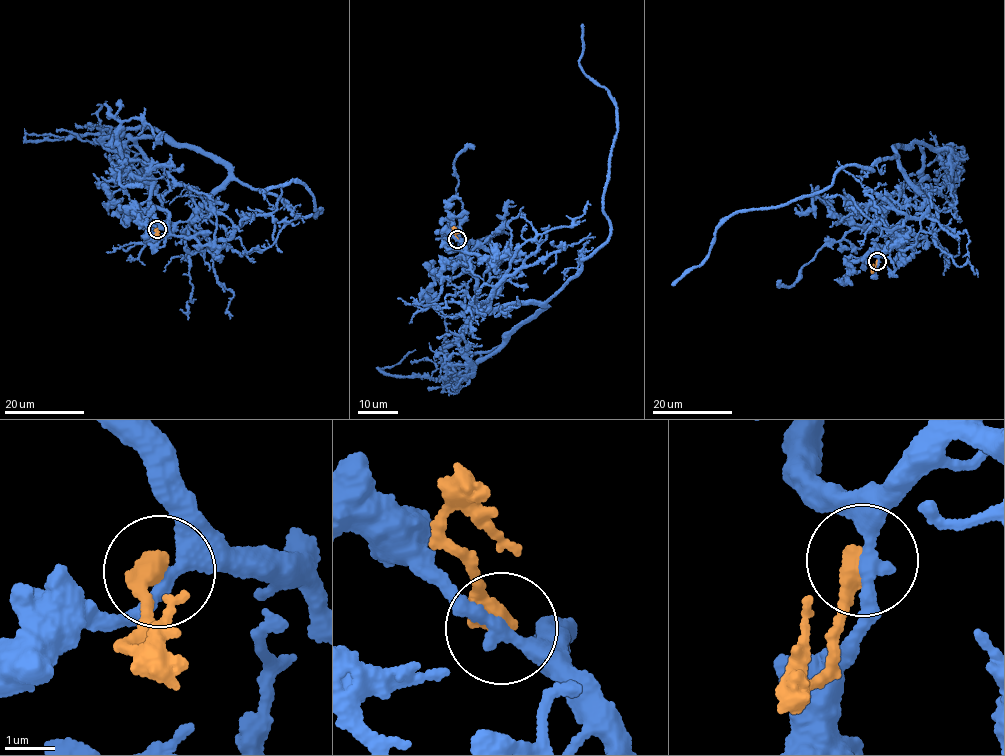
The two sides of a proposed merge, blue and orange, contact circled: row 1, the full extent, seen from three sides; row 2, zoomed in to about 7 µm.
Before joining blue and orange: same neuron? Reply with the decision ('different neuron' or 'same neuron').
different neuron

